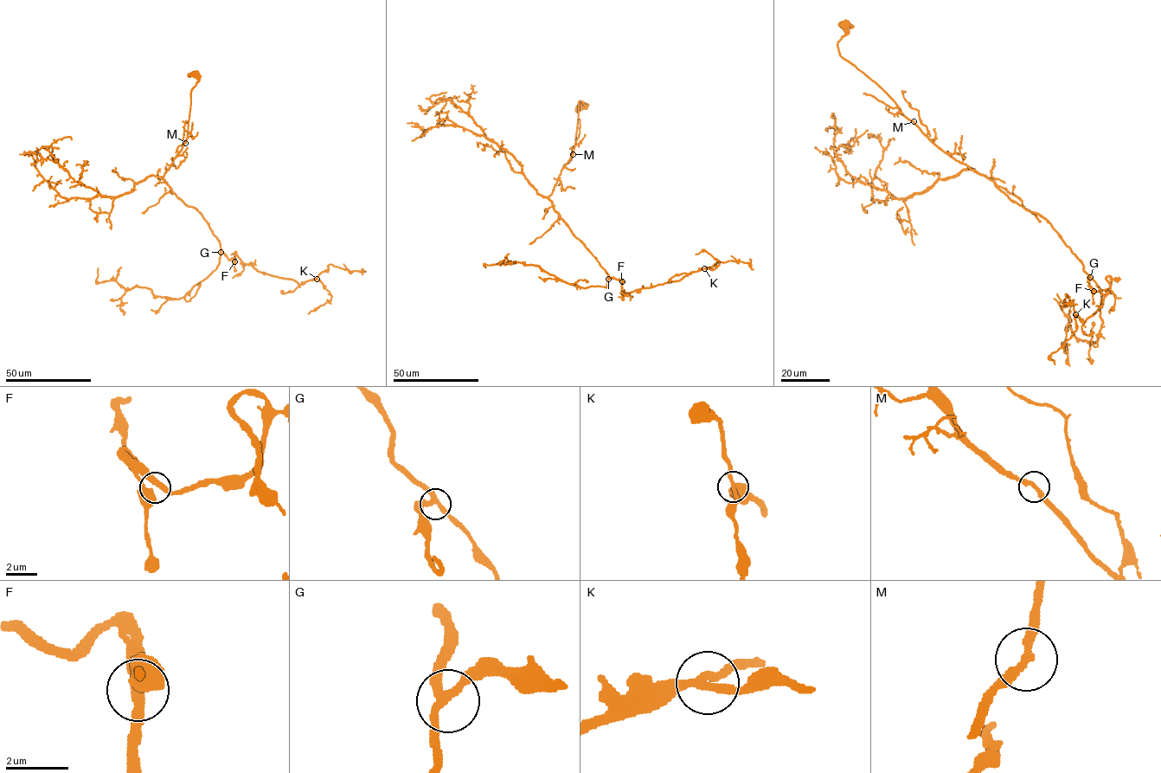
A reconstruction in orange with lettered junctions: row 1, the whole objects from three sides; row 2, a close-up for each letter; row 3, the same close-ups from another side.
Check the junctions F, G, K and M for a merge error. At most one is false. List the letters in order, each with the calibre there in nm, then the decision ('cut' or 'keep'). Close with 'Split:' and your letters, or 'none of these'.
F: 340 nm | keep
G: 280 nm | keep
K: 260 nm | keep
M: 240 nm | keep
Split: none of these

